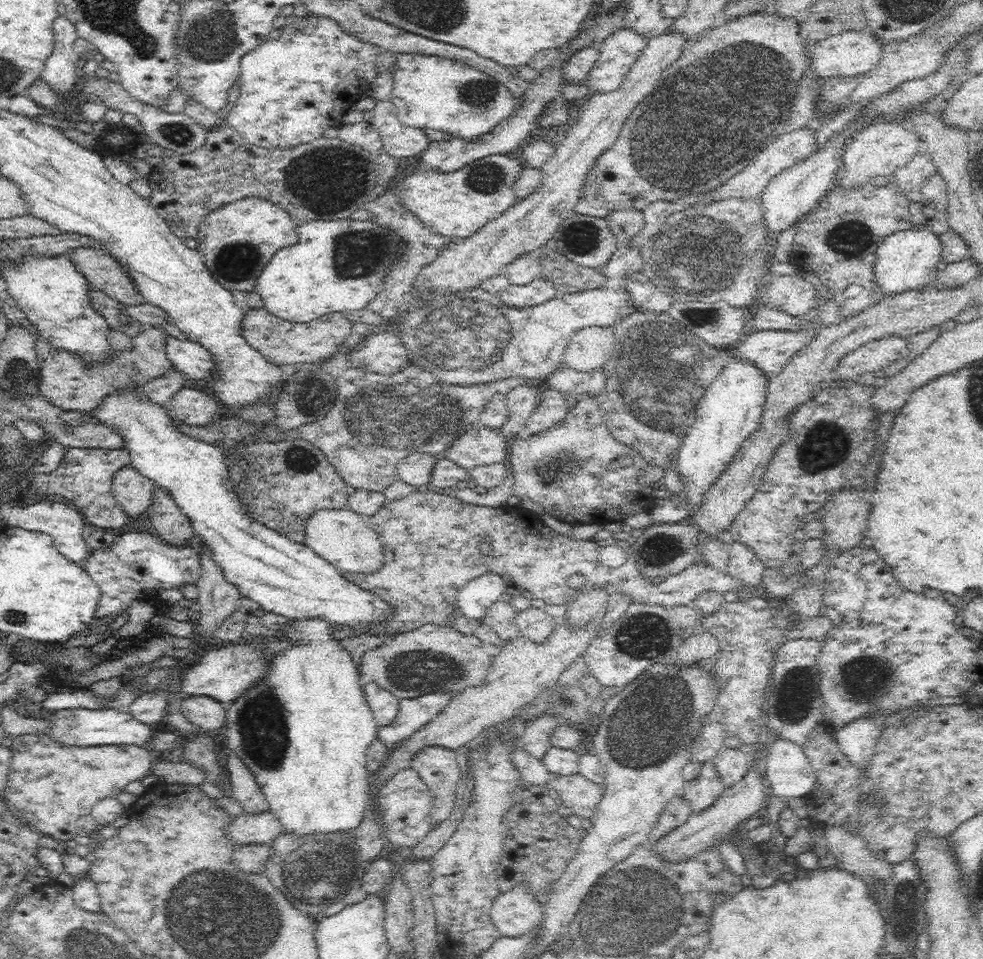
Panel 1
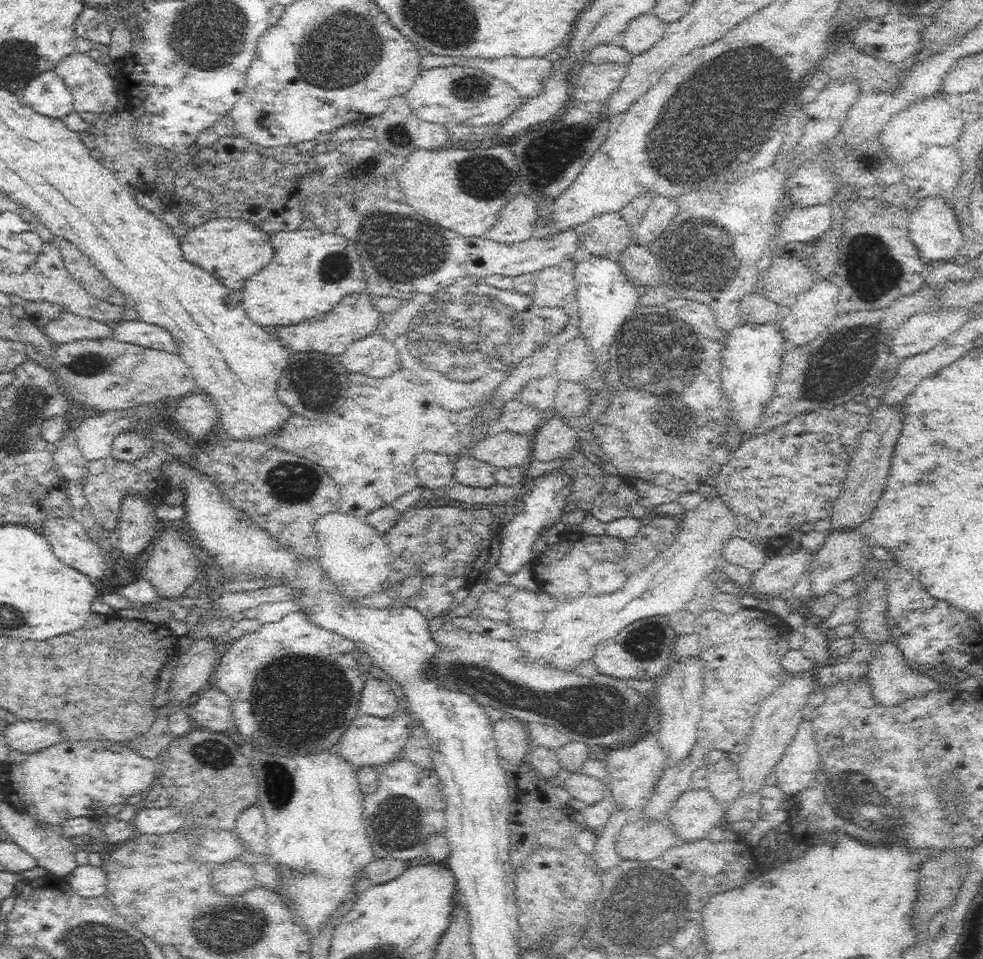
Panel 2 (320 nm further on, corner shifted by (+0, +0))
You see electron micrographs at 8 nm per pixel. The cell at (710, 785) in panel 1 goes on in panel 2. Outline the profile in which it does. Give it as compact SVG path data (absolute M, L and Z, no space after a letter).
M708 787L684 792L672 806L667 817L678 842L694 842L707 837L712 827L719 826L725 816L726 806L720 804Z

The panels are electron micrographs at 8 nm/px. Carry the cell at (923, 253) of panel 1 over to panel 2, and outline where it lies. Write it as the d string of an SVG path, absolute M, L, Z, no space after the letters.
M940 196L924 198L918 204L918 210L910 214L908 220L908 237L914 242L922 260L929 266L944 258L959 258L959 250L963 246L963 234L952 209L952 202L946 202Z

